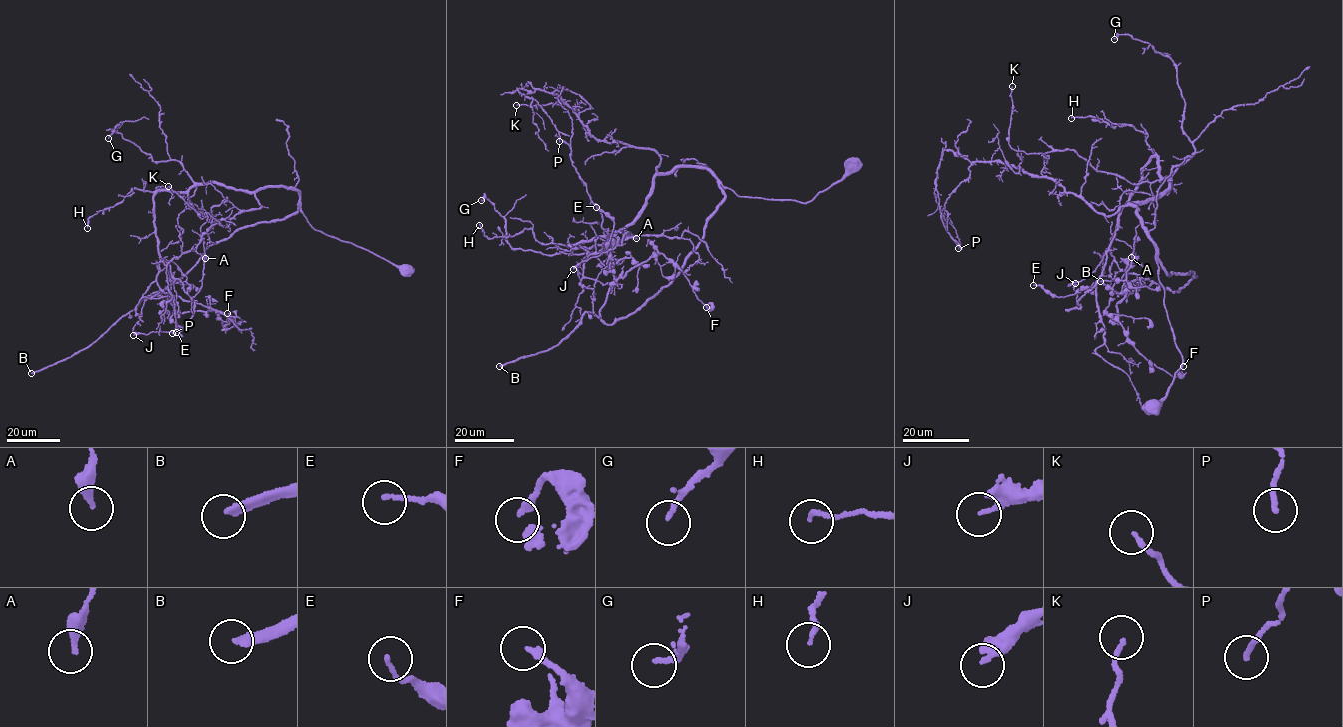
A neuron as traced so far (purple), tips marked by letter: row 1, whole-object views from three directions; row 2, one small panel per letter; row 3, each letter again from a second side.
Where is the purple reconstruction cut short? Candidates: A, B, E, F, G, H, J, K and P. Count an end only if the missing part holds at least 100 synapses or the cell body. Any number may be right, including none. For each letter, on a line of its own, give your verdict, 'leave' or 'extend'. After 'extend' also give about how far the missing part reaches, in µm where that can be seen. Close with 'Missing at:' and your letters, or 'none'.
A: leave
B: extend; about 120 µm are missing
E: leave
F: leave
G: leave
H: leave
J: leave
K: leave
P: leave
Missing at: B

